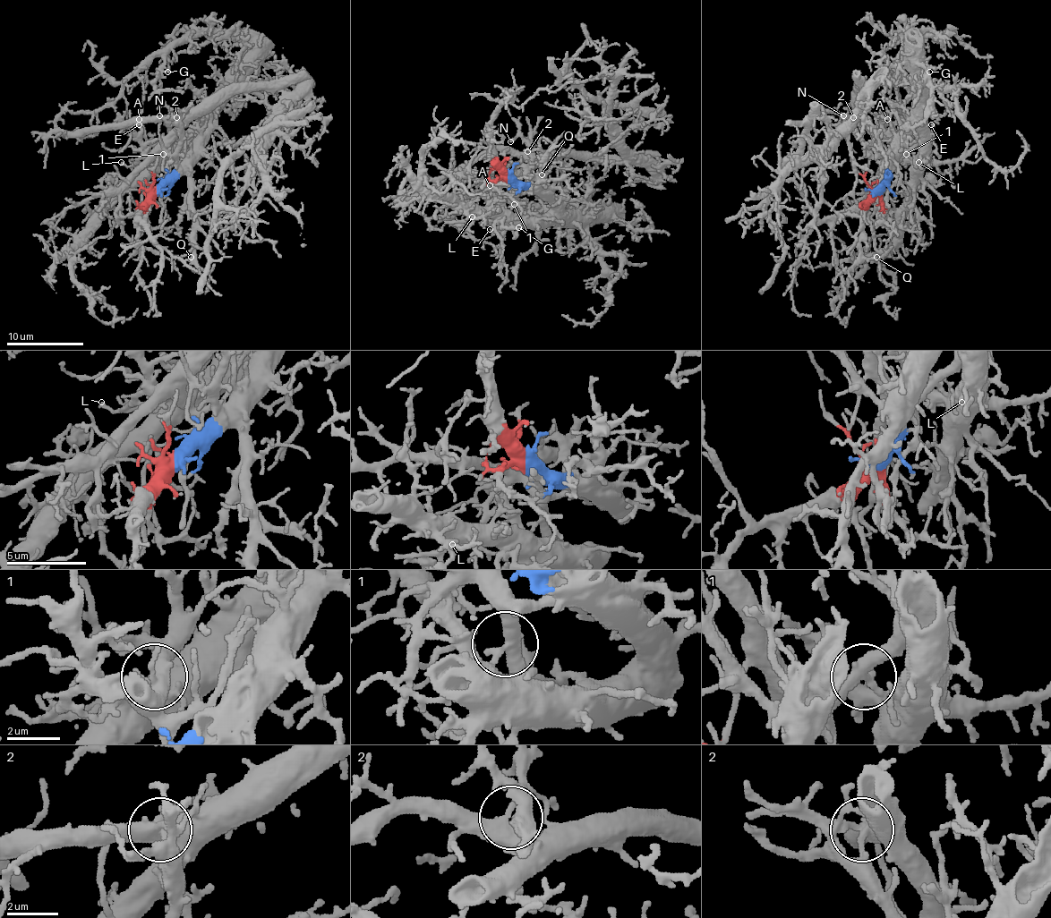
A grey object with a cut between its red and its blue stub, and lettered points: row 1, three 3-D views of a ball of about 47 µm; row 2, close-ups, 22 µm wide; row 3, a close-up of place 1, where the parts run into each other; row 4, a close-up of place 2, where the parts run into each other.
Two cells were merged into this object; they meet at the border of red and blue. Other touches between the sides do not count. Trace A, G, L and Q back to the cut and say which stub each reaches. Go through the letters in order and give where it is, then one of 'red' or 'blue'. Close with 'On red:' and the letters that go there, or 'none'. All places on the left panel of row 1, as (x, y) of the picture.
A: at (139, 119); red
G: at (167, 72); blue
L: at (121, 162); red
Q: at (191, 257); blue
On red: A, L

